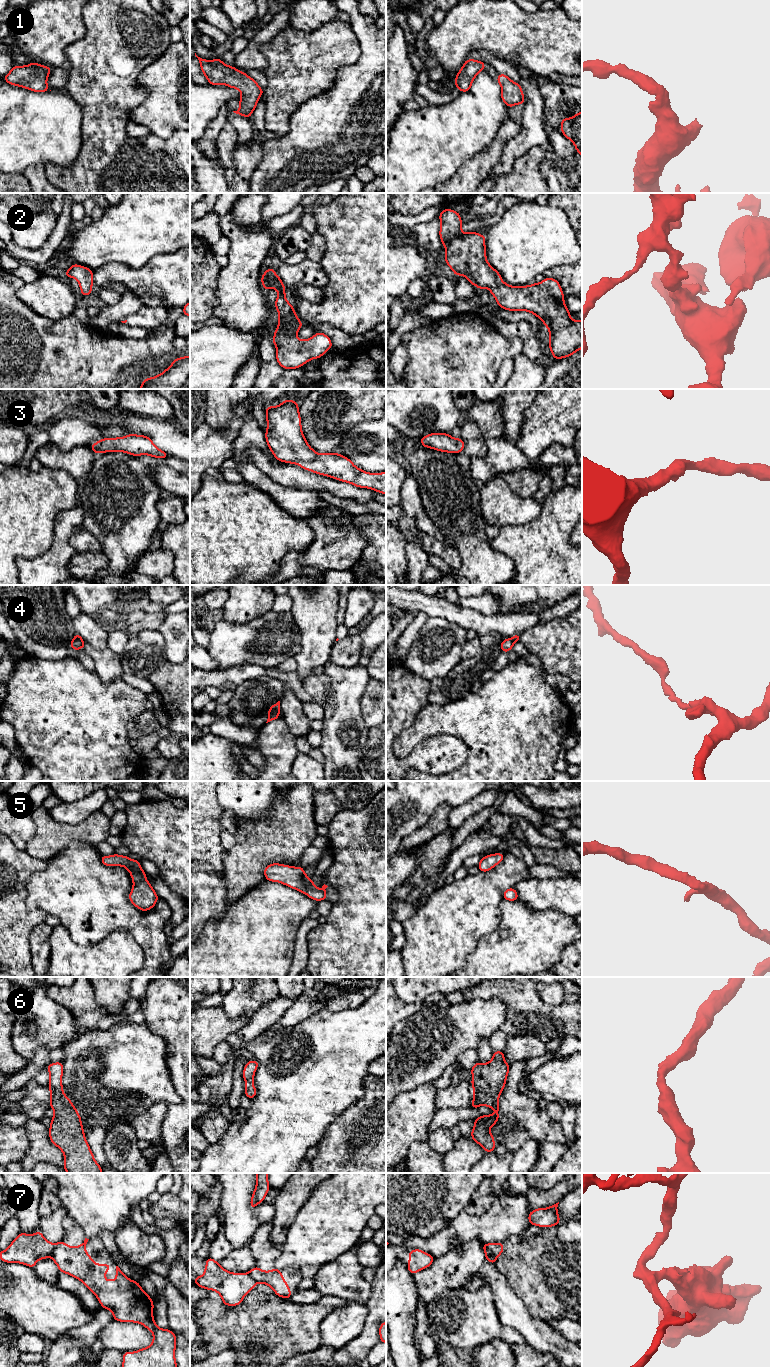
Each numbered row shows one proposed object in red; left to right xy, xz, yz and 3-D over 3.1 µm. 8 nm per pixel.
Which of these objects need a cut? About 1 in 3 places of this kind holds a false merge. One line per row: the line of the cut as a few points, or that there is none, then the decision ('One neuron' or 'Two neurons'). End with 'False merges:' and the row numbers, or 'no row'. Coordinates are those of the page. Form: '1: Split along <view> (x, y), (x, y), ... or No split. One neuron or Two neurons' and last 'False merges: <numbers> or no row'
1: No split. One neuron
2: No split. One neuron
3: No split. One neuron
4: Split along xz (278, 710), (269, 713). Two neurons
5: No split. One neuron
6: No split. One neuron
7: Split along yz (487, 1244), (487, 1247), (496, 1257). Two neurons
False merges: 4, 7

